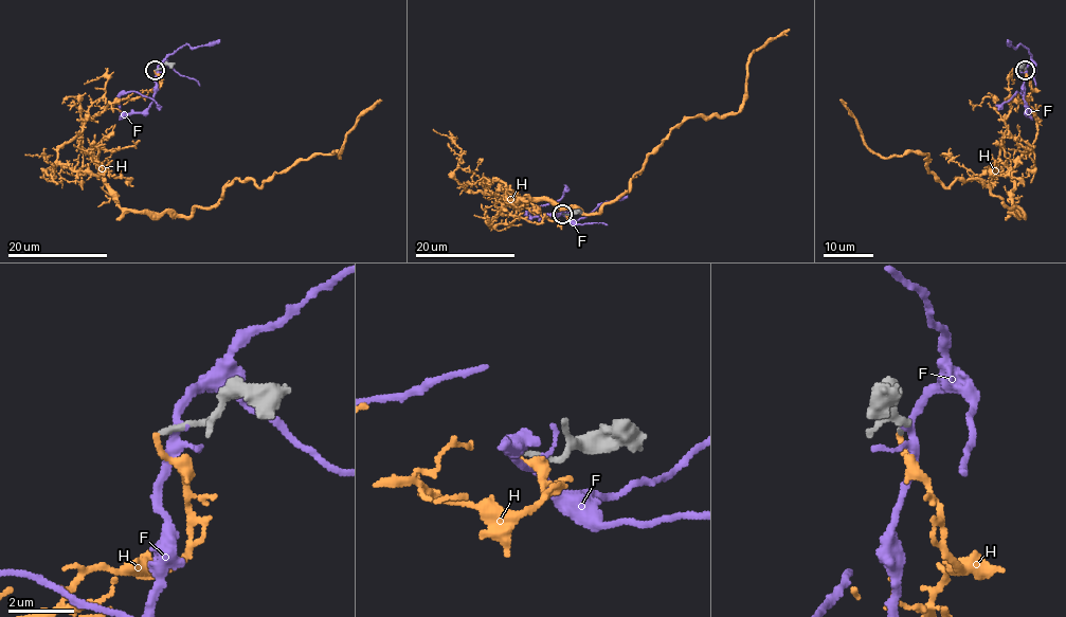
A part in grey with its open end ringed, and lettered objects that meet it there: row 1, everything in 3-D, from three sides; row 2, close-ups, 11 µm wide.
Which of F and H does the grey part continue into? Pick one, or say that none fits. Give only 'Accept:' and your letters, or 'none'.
Accept: none

